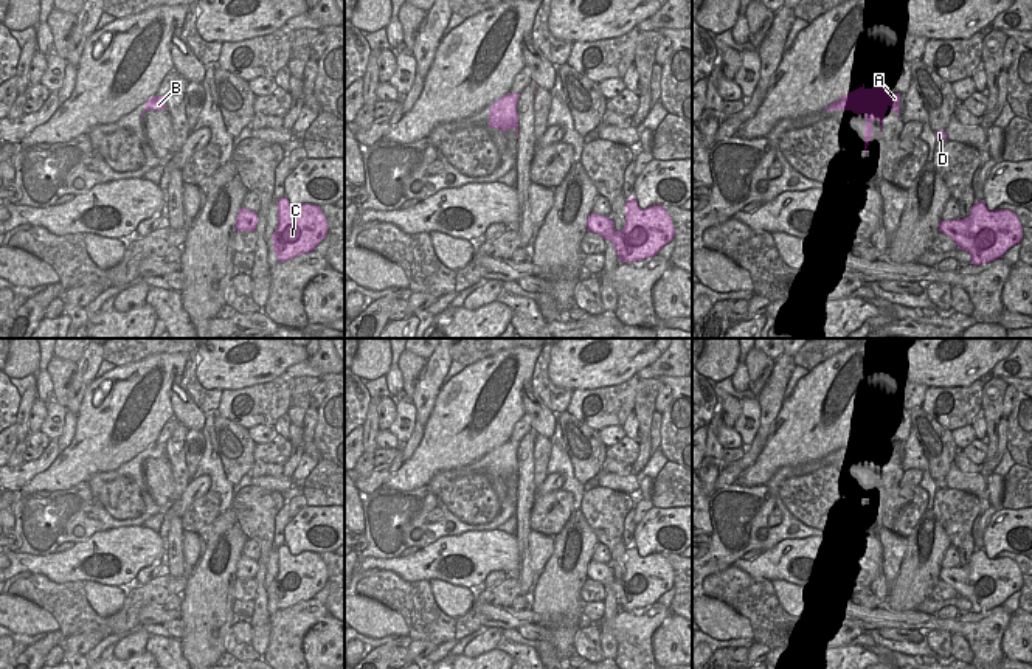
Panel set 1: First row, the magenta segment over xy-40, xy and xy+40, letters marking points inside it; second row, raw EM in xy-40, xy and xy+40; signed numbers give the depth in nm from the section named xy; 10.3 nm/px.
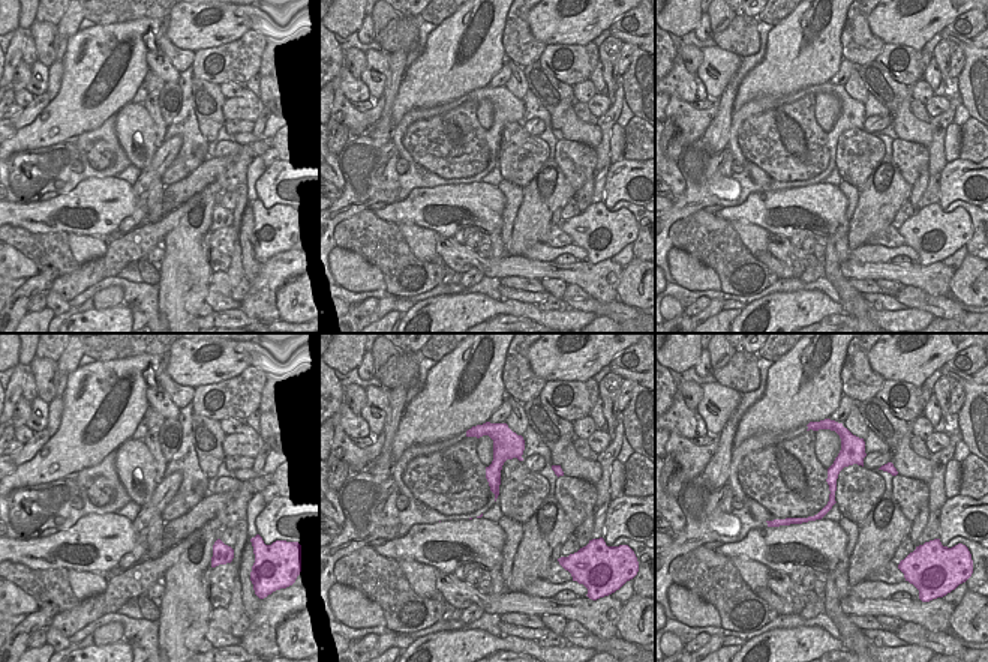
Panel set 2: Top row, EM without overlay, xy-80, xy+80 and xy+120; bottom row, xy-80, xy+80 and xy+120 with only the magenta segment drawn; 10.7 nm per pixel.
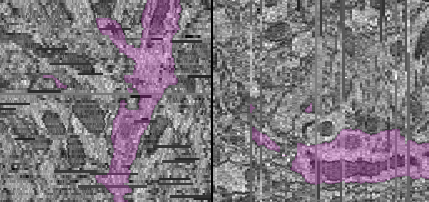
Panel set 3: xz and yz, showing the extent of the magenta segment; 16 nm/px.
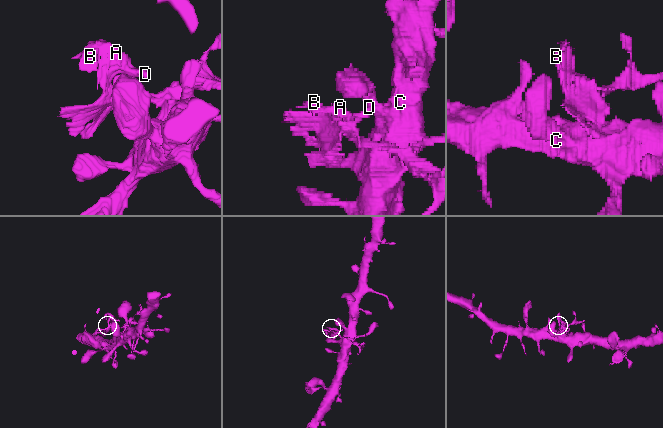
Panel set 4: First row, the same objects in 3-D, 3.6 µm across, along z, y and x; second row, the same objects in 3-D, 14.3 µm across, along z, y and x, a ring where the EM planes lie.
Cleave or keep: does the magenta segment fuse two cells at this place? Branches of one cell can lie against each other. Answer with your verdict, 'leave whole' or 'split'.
leave whole

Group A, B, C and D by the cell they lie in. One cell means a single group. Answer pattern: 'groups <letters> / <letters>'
groups A B C D

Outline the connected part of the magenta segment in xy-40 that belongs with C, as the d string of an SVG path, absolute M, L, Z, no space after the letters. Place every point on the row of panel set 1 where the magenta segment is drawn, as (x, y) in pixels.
M287 197L278 202L278 227L272 234L278 262L313 251L327 234L327 220L321 208L304 203L292 208Z

